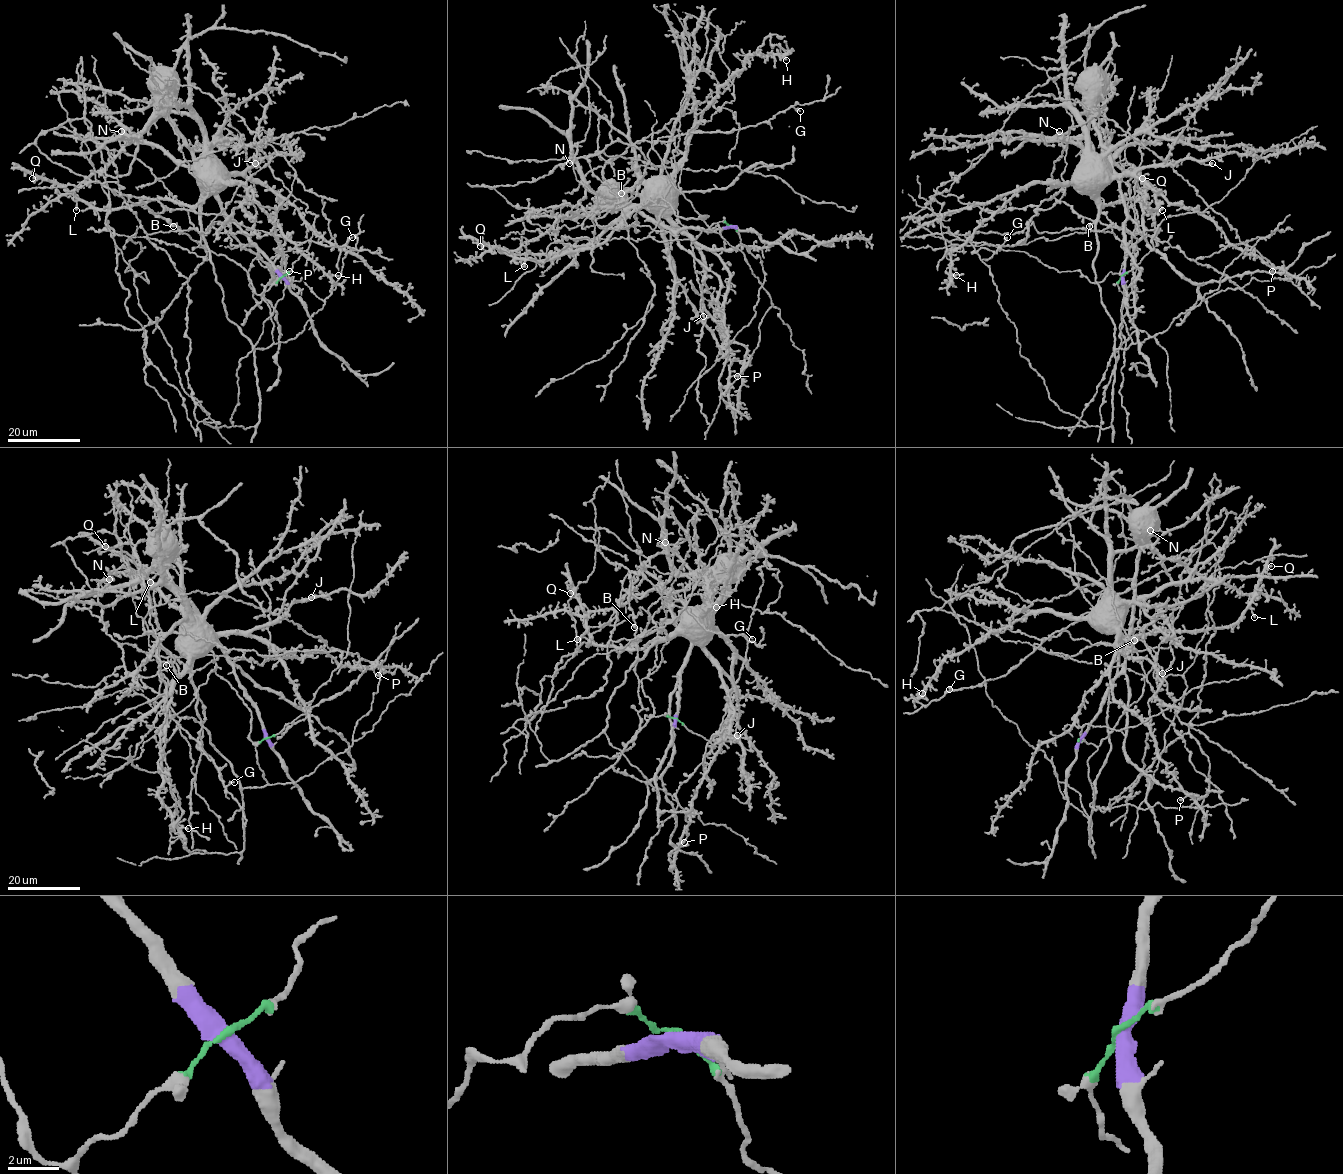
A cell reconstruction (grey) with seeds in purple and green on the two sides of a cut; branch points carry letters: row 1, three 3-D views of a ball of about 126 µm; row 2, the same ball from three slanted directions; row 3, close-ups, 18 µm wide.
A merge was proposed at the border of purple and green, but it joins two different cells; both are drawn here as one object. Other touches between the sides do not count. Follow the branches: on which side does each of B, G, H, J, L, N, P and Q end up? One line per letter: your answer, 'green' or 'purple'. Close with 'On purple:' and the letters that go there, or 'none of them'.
B: purple
G: purple
H: green
J: green
L: green
N: purple
P: green
Q: green
On purple: B, G, N

